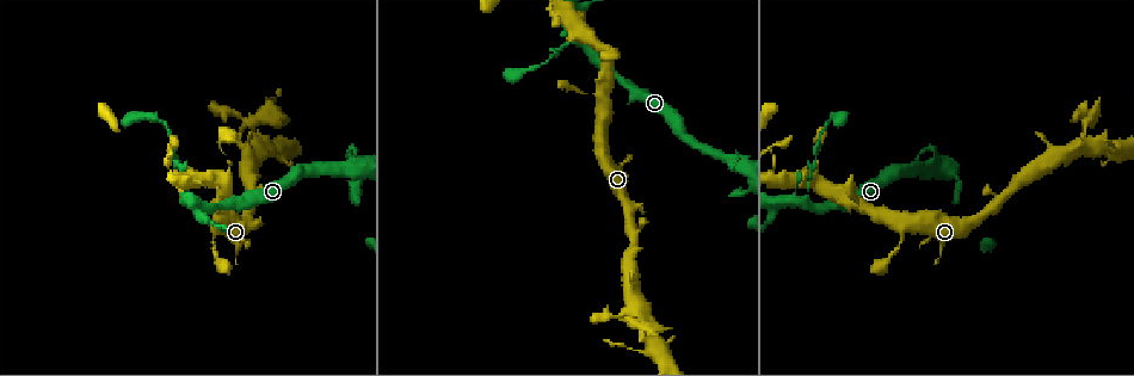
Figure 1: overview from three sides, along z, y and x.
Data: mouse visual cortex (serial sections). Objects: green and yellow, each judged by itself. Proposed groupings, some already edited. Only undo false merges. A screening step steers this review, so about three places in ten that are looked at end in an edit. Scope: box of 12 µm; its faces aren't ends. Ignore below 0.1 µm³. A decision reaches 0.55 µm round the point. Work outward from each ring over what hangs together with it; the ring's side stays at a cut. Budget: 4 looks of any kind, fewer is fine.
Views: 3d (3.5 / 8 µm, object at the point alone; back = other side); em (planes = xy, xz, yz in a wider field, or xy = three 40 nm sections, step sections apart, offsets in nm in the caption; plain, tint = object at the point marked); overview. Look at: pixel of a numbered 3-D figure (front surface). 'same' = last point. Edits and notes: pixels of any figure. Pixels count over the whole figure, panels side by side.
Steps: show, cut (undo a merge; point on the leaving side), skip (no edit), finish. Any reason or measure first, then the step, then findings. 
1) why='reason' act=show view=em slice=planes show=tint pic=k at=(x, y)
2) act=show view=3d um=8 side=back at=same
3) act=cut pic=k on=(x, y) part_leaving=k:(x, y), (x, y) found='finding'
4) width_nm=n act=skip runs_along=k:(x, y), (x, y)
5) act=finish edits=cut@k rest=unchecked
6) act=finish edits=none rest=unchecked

why='thin neck' act=show view=3d um=3.5 pic=1 at=(808, 201)

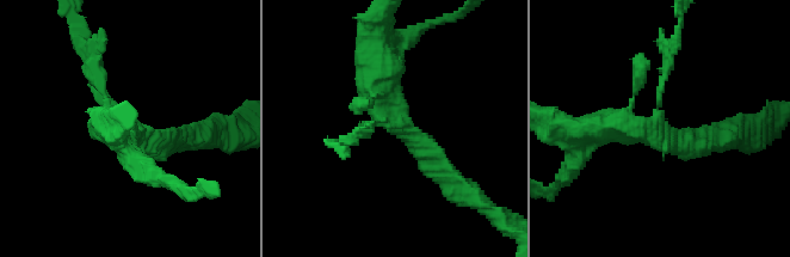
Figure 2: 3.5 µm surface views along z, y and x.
why='need the tissue' act=show view=em slice=xy step=3 show=tint pic=2 at=(658, 130)

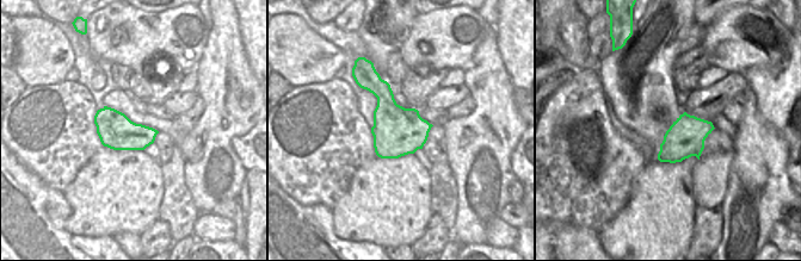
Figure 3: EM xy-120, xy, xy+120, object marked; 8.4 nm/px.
act=cut pic=2 on=(667, 59) part_leaving=2:(658, 108), (679, 26) found='two cells meet here'

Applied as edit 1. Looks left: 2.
why='arms part here' act=show view=em slice=xy step=1 show=tint pic=1 at=(905, 223)

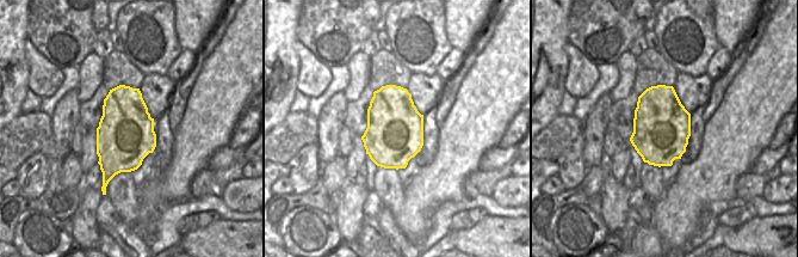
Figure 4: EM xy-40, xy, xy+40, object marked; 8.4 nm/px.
why='see where the arms go' act=show view=3d um=3.5 at=same

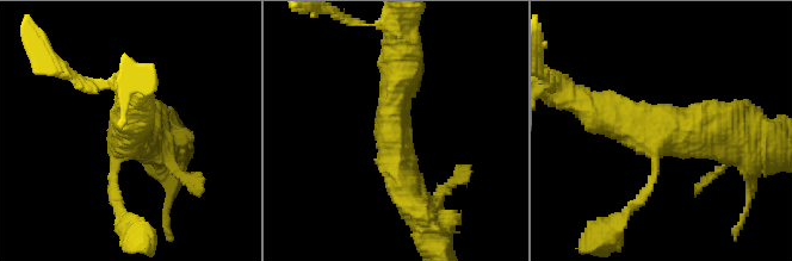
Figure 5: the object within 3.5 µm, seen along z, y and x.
act=skip runs_along=5:(731, 137), (635, 130), (586, 104) found='all the same cell'

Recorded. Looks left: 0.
act=finish edits=cut@2 rest=unchecked

